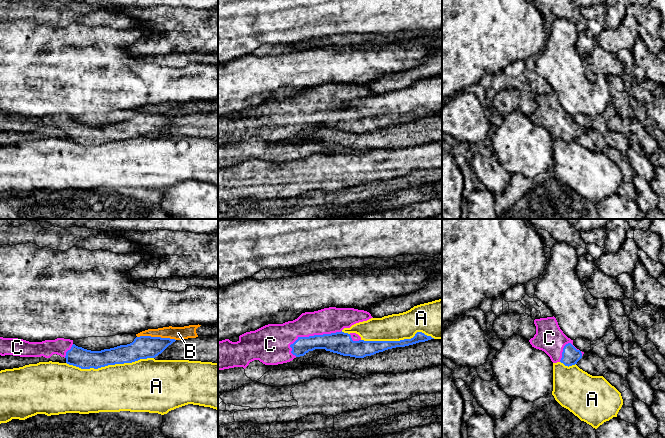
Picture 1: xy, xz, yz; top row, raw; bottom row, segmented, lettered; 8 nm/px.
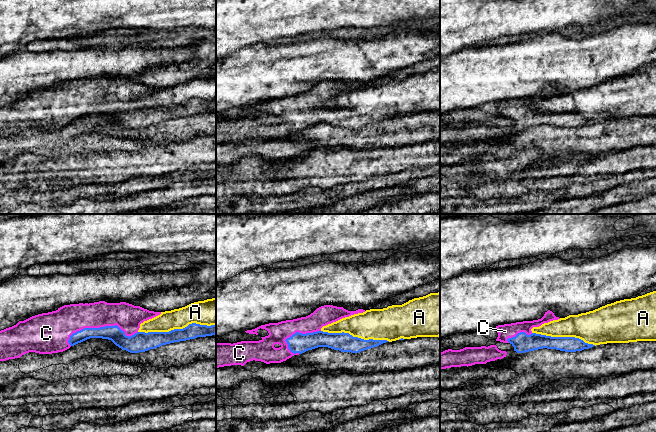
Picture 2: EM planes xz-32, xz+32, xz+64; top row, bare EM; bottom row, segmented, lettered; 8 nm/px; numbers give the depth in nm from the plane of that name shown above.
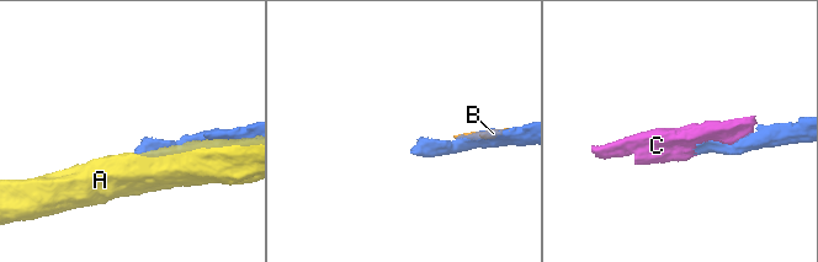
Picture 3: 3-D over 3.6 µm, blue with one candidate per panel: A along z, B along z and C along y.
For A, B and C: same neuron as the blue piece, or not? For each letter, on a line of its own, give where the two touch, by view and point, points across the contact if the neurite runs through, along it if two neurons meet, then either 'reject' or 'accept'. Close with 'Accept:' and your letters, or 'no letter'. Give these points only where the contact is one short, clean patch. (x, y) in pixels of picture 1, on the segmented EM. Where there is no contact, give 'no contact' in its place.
A: contact xy (109, 364); reject
B: contact xy (156, 337); reject
C: contact xz (312, 336); accept
Accept: C

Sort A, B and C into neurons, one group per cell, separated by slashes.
A / B / C

